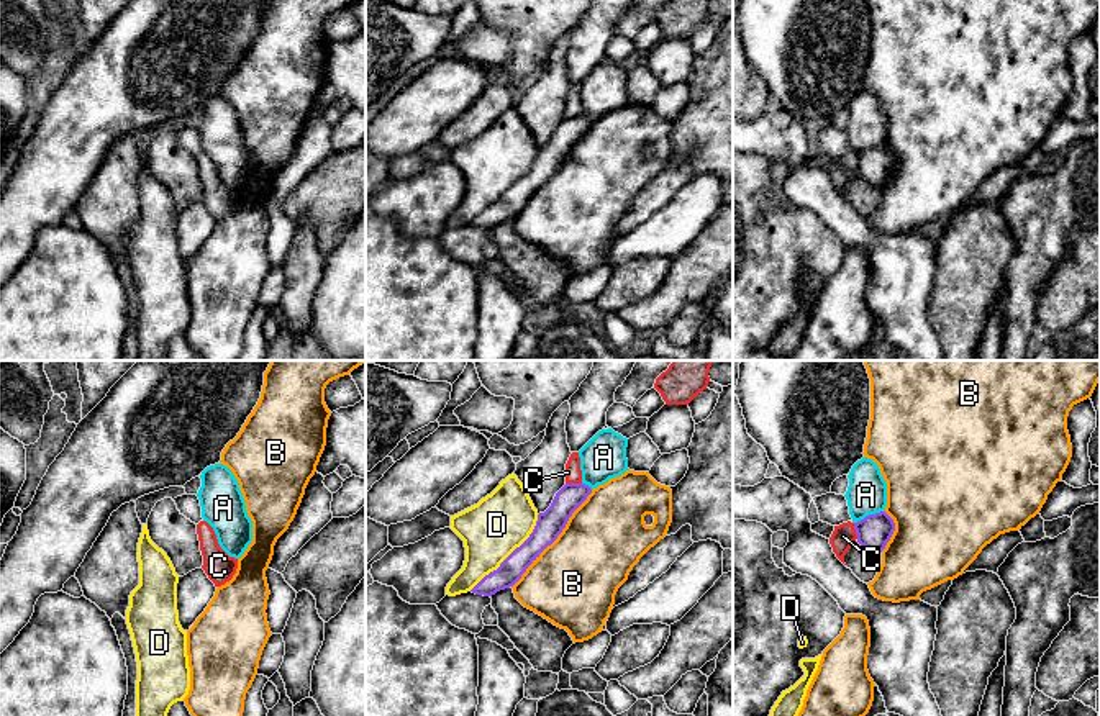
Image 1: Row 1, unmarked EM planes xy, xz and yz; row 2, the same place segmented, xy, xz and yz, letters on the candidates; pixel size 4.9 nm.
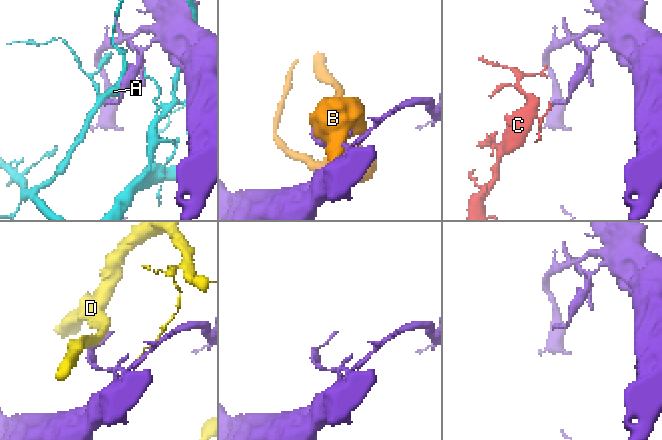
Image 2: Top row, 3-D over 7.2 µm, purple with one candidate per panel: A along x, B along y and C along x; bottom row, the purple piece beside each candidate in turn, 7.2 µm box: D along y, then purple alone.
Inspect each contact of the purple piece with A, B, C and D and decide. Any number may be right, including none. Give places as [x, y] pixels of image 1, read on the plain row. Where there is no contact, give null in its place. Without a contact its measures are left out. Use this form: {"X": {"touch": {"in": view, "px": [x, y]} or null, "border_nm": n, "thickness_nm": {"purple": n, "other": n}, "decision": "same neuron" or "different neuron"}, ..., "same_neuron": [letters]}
{"A": {"touch": {"in": "yz", "px": [869, 148]}, "border_nm": 160, "thickness_nm": {"purple": 170, "other": 190}, "decision": "different neuron"}, "B": {"touch": {"in": "xz", "px": [554, 172]}, "border_nm": 600, "thickness_nm": {"purple": 140, "other": 440}, "decision": "different neuron"}, "C": {"touch": {"in": "xz", "px": [574, 117]}, "border_nm": 80, "thickness_nm": {"purple": 140, "other": 90}, "decision": "different neuron"}, "D": {"touch": {"in": "xz", "px": [509, 189]}, "border_nm": 500, "thickness_nm": {"purple": 130, "other": 300}, "decision": "different neuron"}, "same_neuron": []}

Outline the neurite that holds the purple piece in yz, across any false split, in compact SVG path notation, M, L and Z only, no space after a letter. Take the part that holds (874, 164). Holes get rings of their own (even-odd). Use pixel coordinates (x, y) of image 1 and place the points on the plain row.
M880 144L854 156L854 162L861 179L870 185L882 185L895 164L895 156L885 144Z

